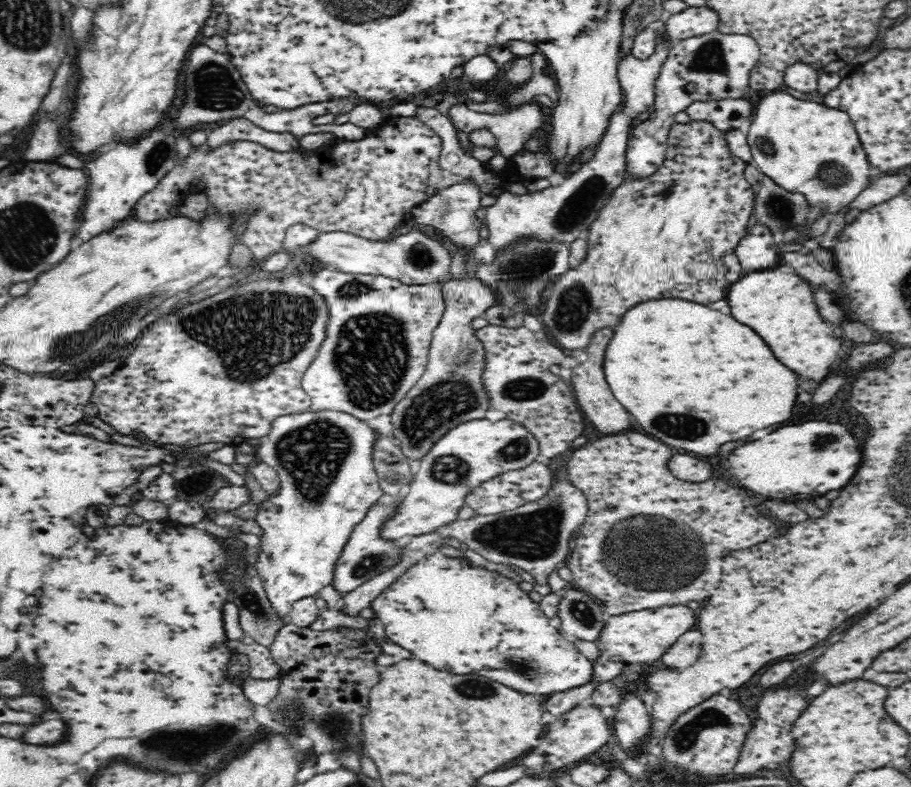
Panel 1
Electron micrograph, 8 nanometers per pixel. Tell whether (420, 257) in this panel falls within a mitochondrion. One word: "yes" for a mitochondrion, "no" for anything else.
yes

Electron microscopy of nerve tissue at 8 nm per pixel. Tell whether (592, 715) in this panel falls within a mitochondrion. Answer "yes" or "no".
no

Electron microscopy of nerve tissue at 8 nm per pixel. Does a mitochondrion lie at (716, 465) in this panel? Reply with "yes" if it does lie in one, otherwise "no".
no

